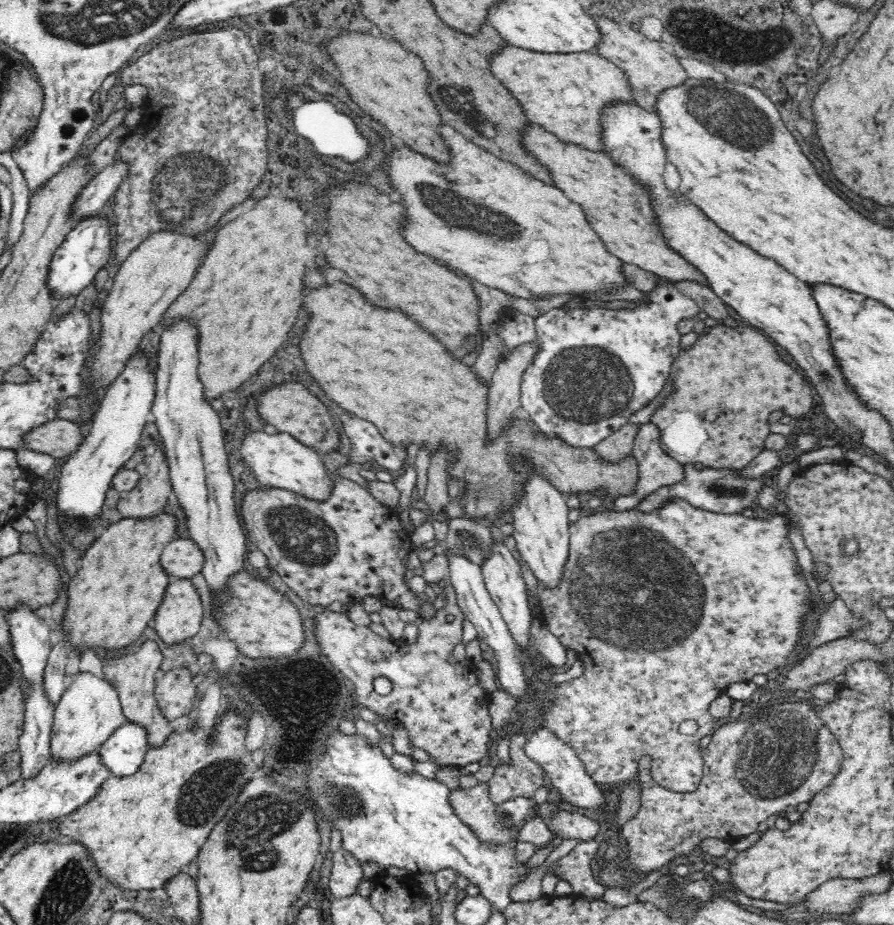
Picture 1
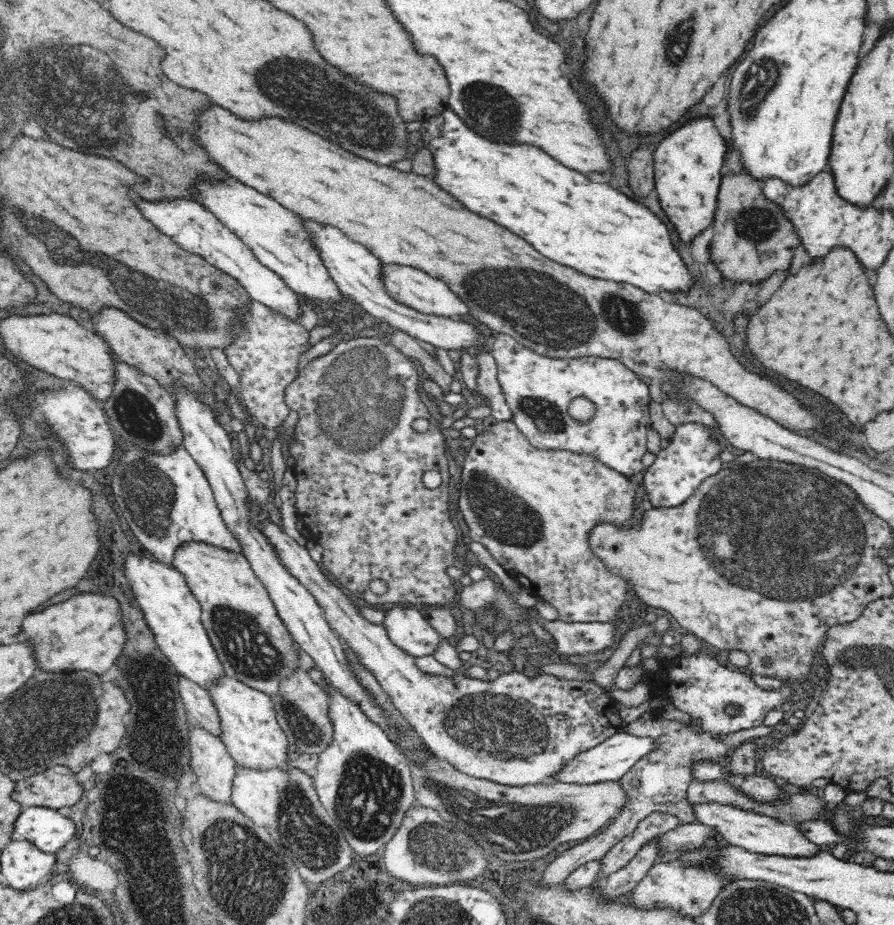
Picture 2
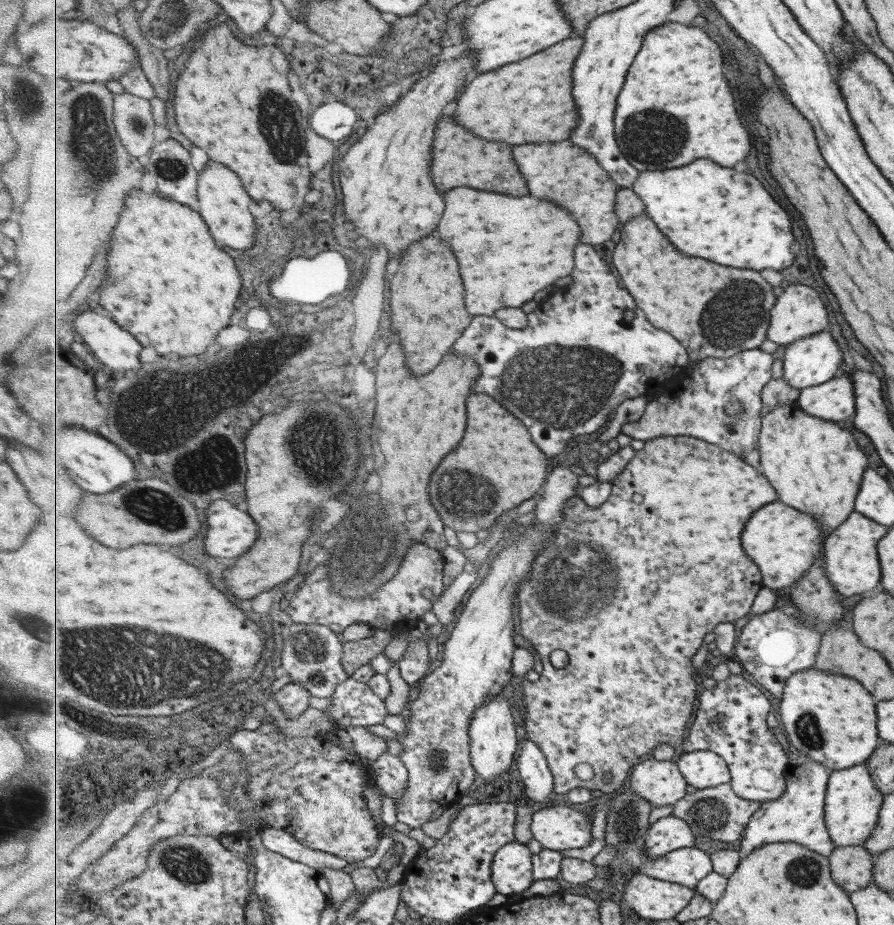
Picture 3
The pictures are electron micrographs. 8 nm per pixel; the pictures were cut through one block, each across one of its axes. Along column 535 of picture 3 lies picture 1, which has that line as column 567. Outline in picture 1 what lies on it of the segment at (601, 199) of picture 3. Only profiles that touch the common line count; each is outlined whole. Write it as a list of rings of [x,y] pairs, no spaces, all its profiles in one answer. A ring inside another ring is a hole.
[[[538,124],[528,128],[528,147],[551,169],[551,175],[556,181],[555,186],[567,193],[570,200],[576,200],[576,204],[580,204],[584,212],[588,212],[588,220],[592,220],[592,228],[596,228],[604,244],[608,244],[608,252],[620,256],[623,262],[636,264],[652,272],[662,280],[673,283],[692,280],[709,286],[704,273],[676,252],[667,237],[662,236],[666,232],[660,232],[656,212],[652,210],[650,202],[655,200],[654,196],[650,198],[650,194],[636,180],[638,176],[624,167],[624,164],[619,164],[614,156],[604,151],[591,151],[574,144],[564,144],[554,134],[544,132],[544,128],[540,128]]]

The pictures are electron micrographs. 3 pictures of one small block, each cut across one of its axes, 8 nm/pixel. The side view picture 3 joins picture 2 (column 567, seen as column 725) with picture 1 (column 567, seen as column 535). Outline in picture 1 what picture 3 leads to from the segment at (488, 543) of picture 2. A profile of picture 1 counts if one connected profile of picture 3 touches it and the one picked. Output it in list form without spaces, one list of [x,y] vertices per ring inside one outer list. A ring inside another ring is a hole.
[[[675,498],[670,499],[669,501],[664,502],[660,508],[657,508],[655,511],[649,513],[640,513],[640,511],[636,509],[630,509],[624,512],[616,512],[612,510],[608,511],[599,511],[595,512],[592,515],[588,515],[587,517],[580,517],[577,521],[572,521],[570,524],[570,556],[568,558],[568,562],[566,564],[566,570],[564,570],[564,576],[562,583],[560,583],[560,588],[555,590],[554,592],[545,591],[545,588],[539,587],[537,588],[537,597],[541,602],[542,610],[542,618],[544,618],[544,624],[548,631],[550,631],[560,642],[564,645],[564,648],[567,650],[573,650],[580,663],[582,663],[584,672],[578,678],[570,679],[569,681],[565,681],[563,683],[558,684],[557,686],[551,688],[553,693],[553,699],[550,699],[541,706],[541,718],[543,719],[541,725],[553,730],[557,733],[557,736],[564,739],[564,742],[567,742],[578,754],[578,758],[584,763],[586,772],[592,777],[592,780],[595,780],[598,784],[610,784],[610,785],[622,785],[623,788],[626,789],[625,783],[639,774],[639,760],[642,756],[651,756],[651,768],[650,772],[654,781],[656,781],[659,785],[666,789],[672,790],[672,792],[694,792],[698,786],[700,786],[701,778],[703,777],[703,748],[700,748],[700,739],[704,738],[704,736],[708,736],[711,734],[714,728],[715,718],[708,713],[708,706],[710,706],[710,702],[715,700],[720,696],[720,694],[724,693],[726,688],[728,688],[728,684],[732,684],[732,682],[746,682],[751,681],[752,678],[756,674],[764,674],[766,675],[768,672],[772,672],[781,666],[786,666],[788,662],[790,662],[790,658],[792,658],[792,654],[796,652],[796,646],[798,646],[798,642],[800,642],[800,636],[798,636],[798,632],[800,632],[800,626],[802,626],[802,622],[804,622],[804,618],[810,614],[810,612],[814,612],[814,594],[810,592],[810,588],[808,588],[808,582],[806,582],[806,578],[802,576],[802,574],[798,574],[796,572],[796,566],[798,566],[798,558],[796,557],[796,552],[794,550],[794,546],[792,545],[792,541],[790,541],[789,536],[790,525],[787,522],[787,518],[784,515],[772,515],[772,516],[764,516],[761,514],[757,514],[755,517],[748,518],[743,516],[742,514],[724,514],[717,512],[710,512],[709,510],[702,510],[700,508],[696,508],[692,505],[686,503],[686,501]],[[686,720],[696,720],[698,723],[698,731],[696,734],[692,734],[692,736],[686,736],[680,733],[678,726],[682,724],[682,722],[686,722]]]

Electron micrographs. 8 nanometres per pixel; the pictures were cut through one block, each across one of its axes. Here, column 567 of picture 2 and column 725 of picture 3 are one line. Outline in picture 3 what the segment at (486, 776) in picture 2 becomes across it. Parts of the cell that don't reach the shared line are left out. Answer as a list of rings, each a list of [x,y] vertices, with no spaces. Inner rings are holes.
[[[730,675],[712,689],[702,691],[697,716],[690,724],[689,736],[683,744],[684,752],[713,751],[725,758],[737,796],[761,804],[775,800],[785,792],[792,757],[769,730],[767,716],[771,706],[771,700],[759,686],[753,686],[743,676]]]

